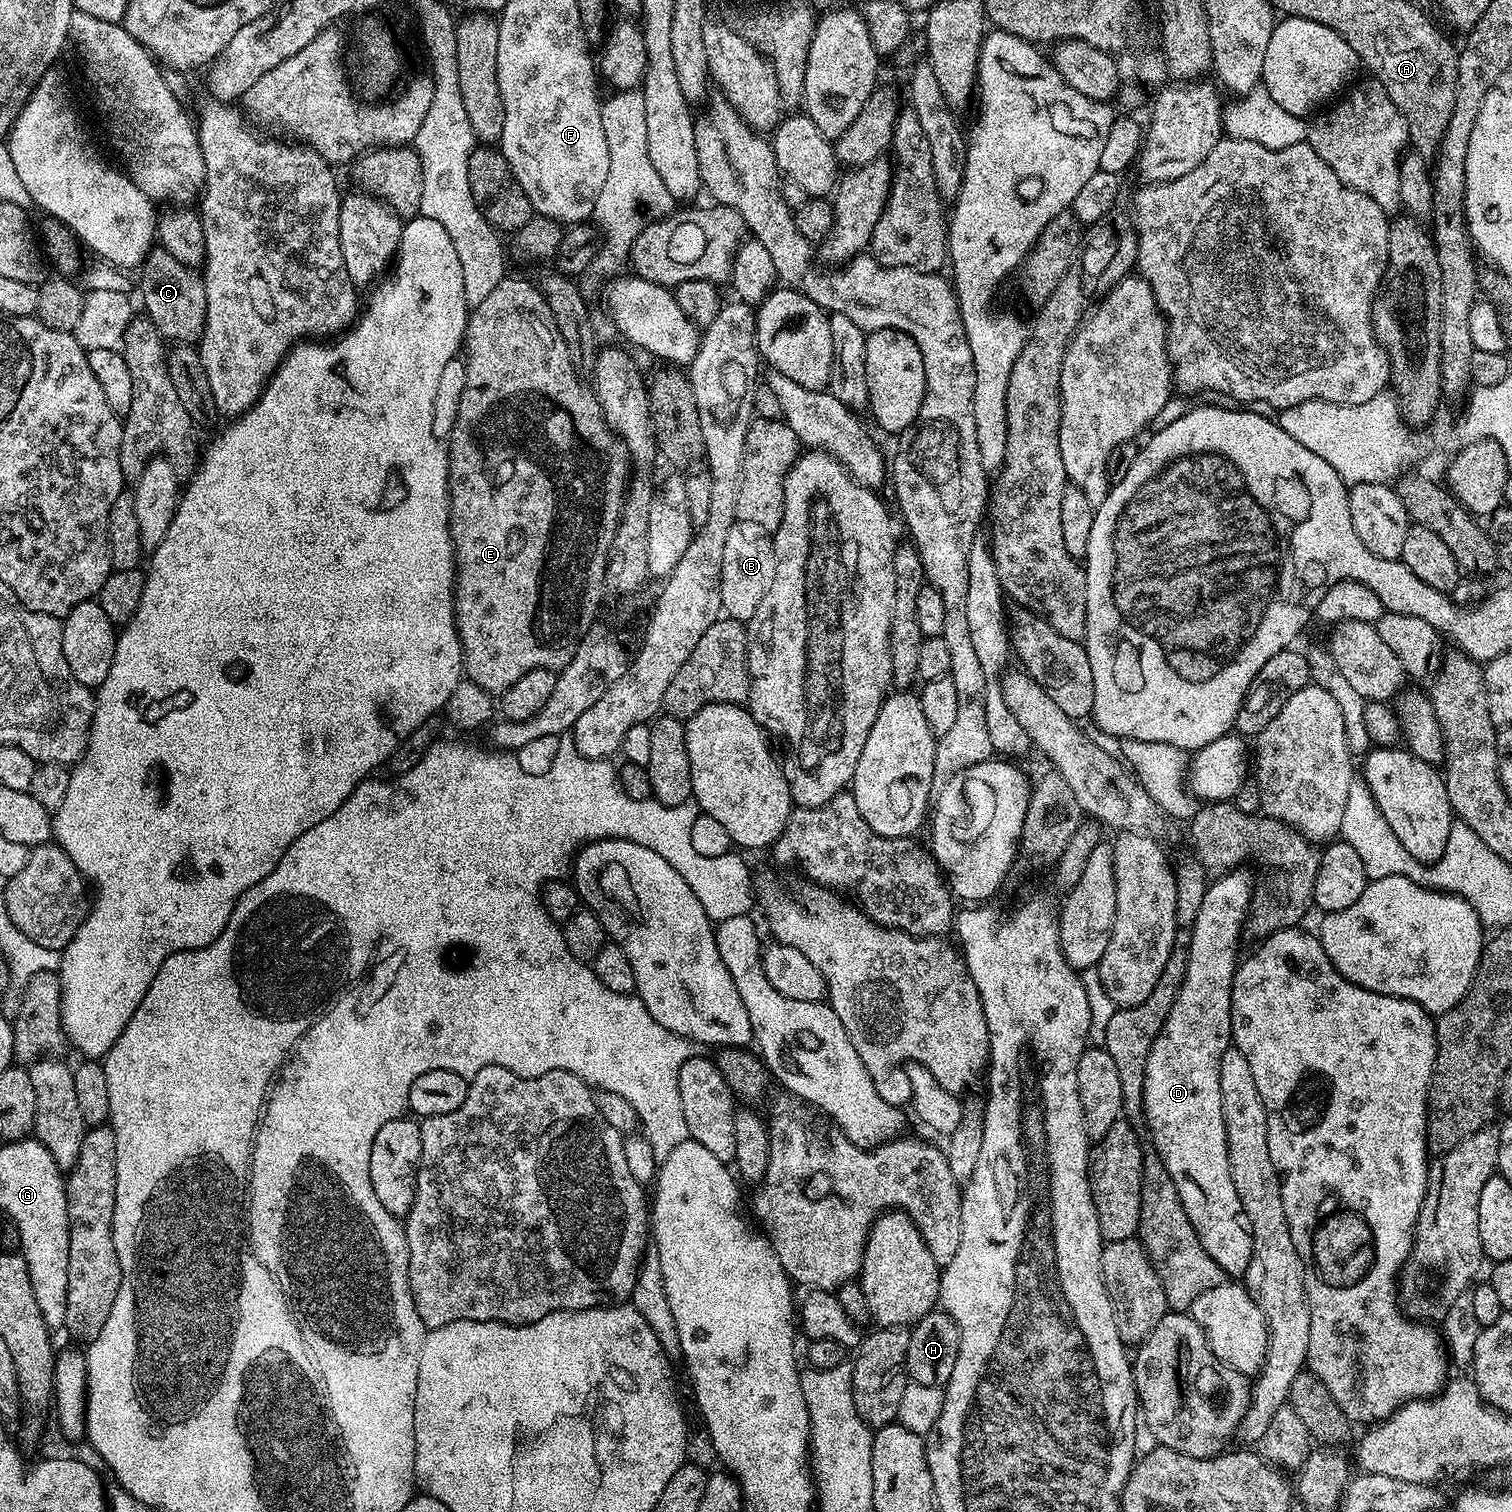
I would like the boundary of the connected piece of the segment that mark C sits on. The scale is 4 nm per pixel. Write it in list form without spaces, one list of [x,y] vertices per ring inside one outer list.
[[[159,246],[153,247],[138,269],[140,296],[144,299],[143,311],[154,322],[154,326],[168,342],[191,345],[199,341],[206,322],[206,296],[201,273],[188,268],[178,258],[166,254]]]

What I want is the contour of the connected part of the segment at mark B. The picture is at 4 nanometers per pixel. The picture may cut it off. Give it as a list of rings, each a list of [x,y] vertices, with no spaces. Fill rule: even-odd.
[[[737,522],[730,526],[730,535],[722,550],[722,574],[720,575],[720,607],[733,620],[747,622],[754,618],[762,598],[770,590],[776,573],[776,551],[772,536],[763,528]]]

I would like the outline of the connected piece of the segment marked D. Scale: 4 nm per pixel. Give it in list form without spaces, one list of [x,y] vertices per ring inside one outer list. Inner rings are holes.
[[[1244,866],[1234,868],[1231,872],[1217,875],[1209,883],[1202,898],[1202,906],[1198,906],[1198,918],[1194,918],[1194,926],[1190,929],[1192,937],[1188,947],[1188,965],[1180,993],[1176,995],[1174,1006],[1152,1044],[1142,1081],[1144,1116],[1148,1119],[1148,1132],[1152,1135],[1151,1147],[1162,1158],[1170,1178],[1174,1178],[1178,1198],[1182,1198],[1182,1206],[1186,1210],[1186,1218],[1190,1218],[1202,1246],[1228,1278],[1243,1277],[1248,1271],[1254,1250],[1248,1215],[1242,1210],[1238,1190],[1234,1190],[1234,1178],[1230,1178],[1226,1122],[1222,1114],[1220,1089],[1222,1054],[1226,1054],[1232,1044],[1232,977],[1238,967],[1240,935],[1245,935],[1254,895],[1254,876],[1252,880],[1248,870]]]

